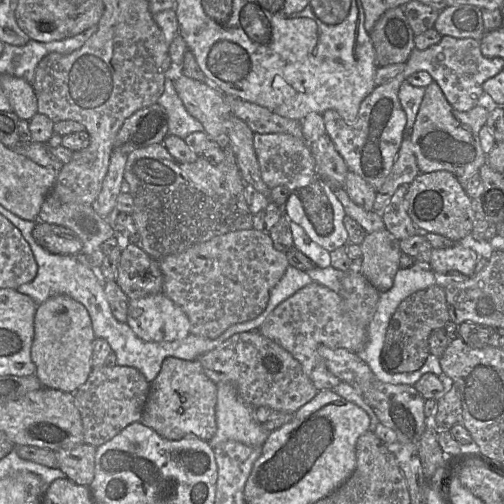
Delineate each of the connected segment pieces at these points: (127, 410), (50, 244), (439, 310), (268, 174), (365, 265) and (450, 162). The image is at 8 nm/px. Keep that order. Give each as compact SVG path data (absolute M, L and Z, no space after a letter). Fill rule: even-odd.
M93 367L86 381L73 394L83 425L84 444L98 447L128 425L140 422L149 389L150 383L133 367Z
M37 222L32 230L32 237L51 254L76 255L82 249L82 242L73 231L54 224Z
M443 281L419 290L403 300L388 325L381 353L383 368L389 373L412 373L419 370L430 354L429 337L433 330L450 321Z
M254 133L253 141L262 180L270 189L277 186L286 186L290 191L295 191L318 178L310 145L304 140L284 133Z
M385 229L367 234L360 247L361 273L380 293L391 289L400 269L399 259L402 252L399 240Z
M434 81L429 84L425 88L424 97L420 104L414 125L409 133L412 150L416 157L420 173L448 171L458 179L464 189L466 181L474 173L479 173L480 167L486 162L486 154L480 145L479 131L485 125L488 114L489 111L481 104L476 105L466 112L453 109L438 84Z

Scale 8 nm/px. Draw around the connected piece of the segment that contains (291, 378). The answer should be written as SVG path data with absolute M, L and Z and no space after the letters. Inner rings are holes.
M258 329L229 337L197 360L212 381L231 384L239 399L252 409L264 406L285 413L295 413L318 392L303 372L301 364L279 344L263 336Z

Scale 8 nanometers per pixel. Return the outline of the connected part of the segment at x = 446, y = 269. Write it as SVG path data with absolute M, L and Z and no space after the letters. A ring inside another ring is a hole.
M455 243L450 248L433 248L430 268L438 275L460 274L472 276L478 261L477 253Z

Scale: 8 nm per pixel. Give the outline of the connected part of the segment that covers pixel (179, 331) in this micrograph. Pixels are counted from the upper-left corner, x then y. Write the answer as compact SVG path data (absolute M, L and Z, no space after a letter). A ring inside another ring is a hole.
M162 293L129 300L126 323L145 342L171 342L190 334L185 312Z

